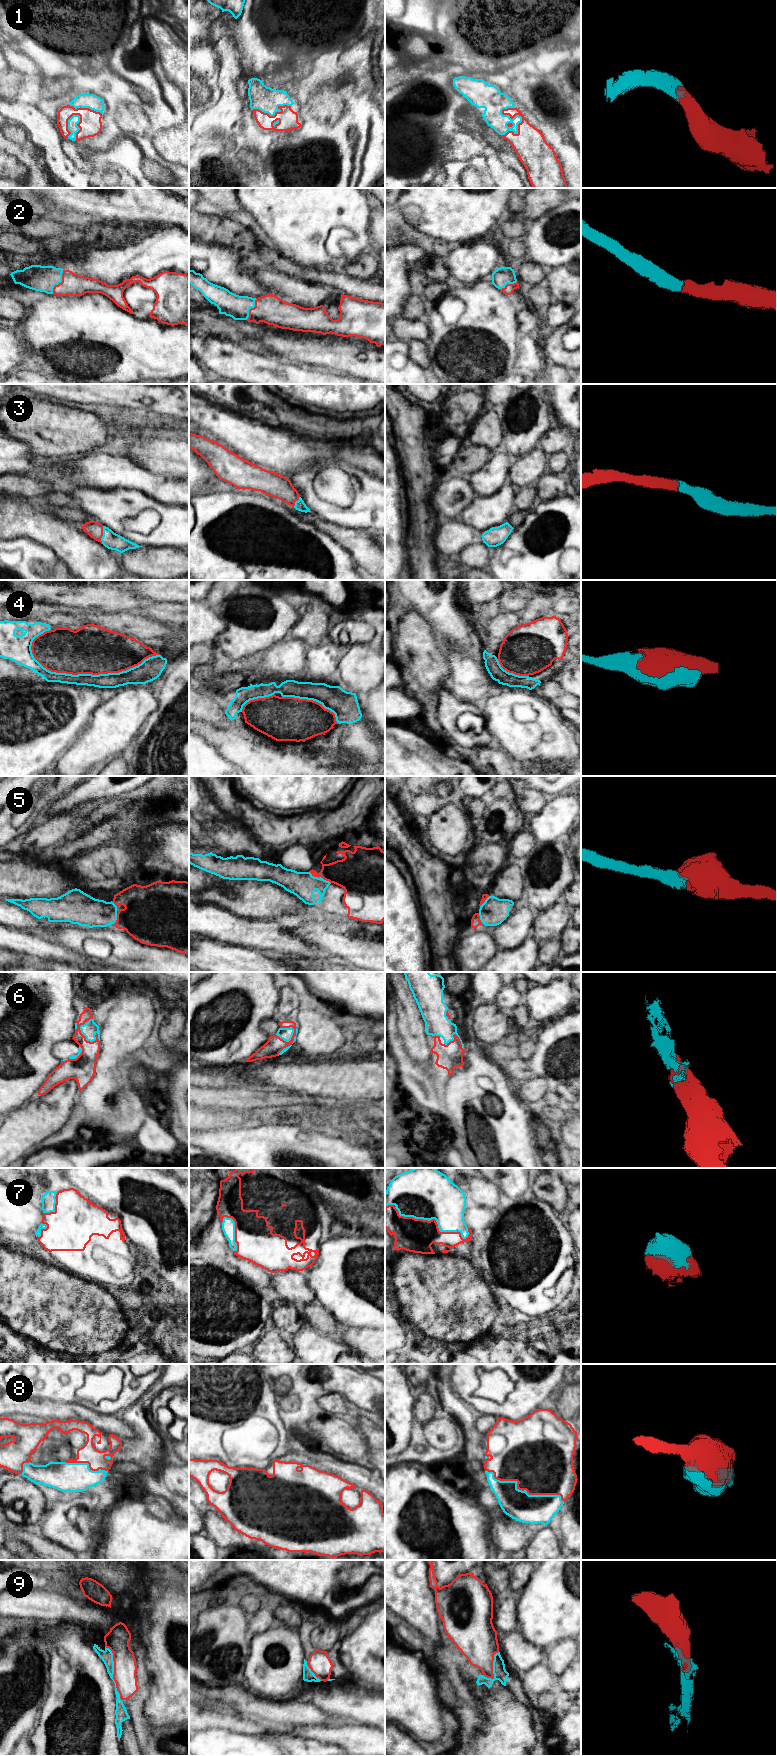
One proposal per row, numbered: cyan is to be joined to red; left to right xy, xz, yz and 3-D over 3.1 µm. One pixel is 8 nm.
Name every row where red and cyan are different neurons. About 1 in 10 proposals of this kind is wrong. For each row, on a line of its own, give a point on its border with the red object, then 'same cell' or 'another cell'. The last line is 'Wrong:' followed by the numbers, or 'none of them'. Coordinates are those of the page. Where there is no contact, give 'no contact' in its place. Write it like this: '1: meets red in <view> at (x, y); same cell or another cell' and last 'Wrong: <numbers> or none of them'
1: meets red in yz at (519, 115); same cell
2: meets red in xy at (59, 283); same cell
3: meets red in xy at (102, 535); same cell
4: meets red in xy at (91, 673); same cell
5: meets red in xy at (117, 918); same cell
6: meets red in xz at (292, 1042); same cell
7: meets red in yz at (430, 1220); same cell
8: meets red in yz at (521, 1489); same cell
9: meets red in xy at (114, 1671); same cell
Wrong: none of them

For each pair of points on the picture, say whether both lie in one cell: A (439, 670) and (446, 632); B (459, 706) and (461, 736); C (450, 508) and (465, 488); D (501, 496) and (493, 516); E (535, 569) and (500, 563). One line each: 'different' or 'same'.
A: different
B: same
C: same
D: same
E: same

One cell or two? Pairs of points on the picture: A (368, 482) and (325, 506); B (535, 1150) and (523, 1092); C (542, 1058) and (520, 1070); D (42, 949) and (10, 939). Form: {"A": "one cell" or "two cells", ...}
{"A": "one cell", "B": "two cells", "C": "two cells", "D": "one cell"}

